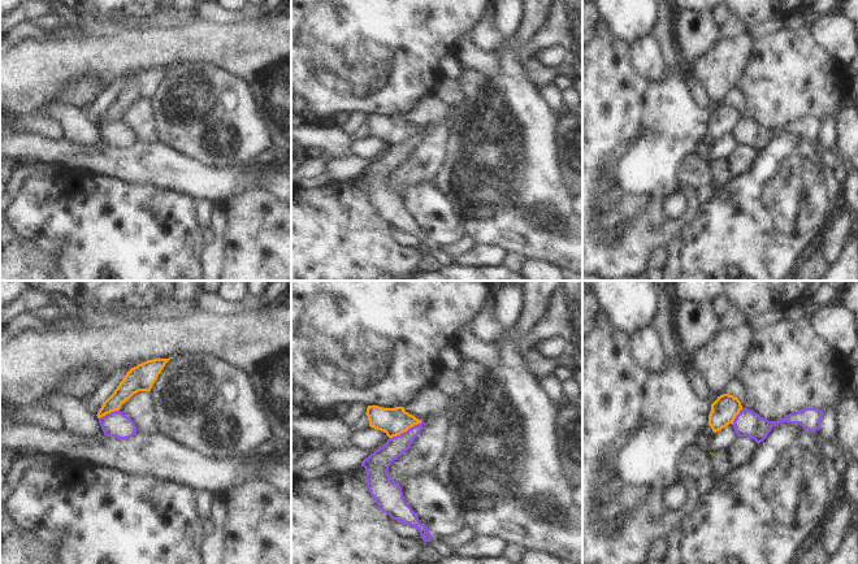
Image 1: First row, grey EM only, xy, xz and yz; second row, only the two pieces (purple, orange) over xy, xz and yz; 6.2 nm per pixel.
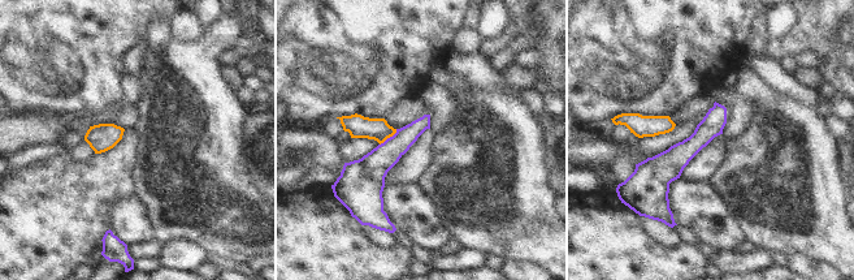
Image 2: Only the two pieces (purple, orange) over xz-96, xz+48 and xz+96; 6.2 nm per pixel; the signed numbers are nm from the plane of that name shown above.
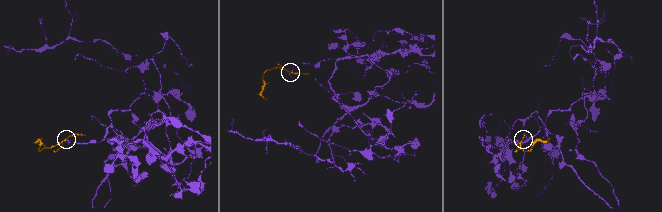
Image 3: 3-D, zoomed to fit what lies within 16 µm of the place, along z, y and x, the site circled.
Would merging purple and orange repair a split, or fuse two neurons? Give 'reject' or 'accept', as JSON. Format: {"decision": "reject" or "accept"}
{"decision": "reject"}

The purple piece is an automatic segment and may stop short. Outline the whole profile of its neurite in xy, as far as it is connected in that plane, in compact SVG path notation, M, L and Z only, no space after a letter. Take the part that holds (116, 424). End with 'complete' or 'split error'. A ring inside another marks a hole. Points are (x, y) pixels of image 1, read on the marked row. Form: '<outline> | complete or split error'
M114 411L100 417L99 422L107 437L127 439L136 434L136 426L134 421L121 411Z | complete

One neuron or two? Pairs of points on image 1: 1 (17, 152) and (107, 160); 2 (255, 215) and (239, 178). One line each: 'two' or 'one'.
1: one
2: two

